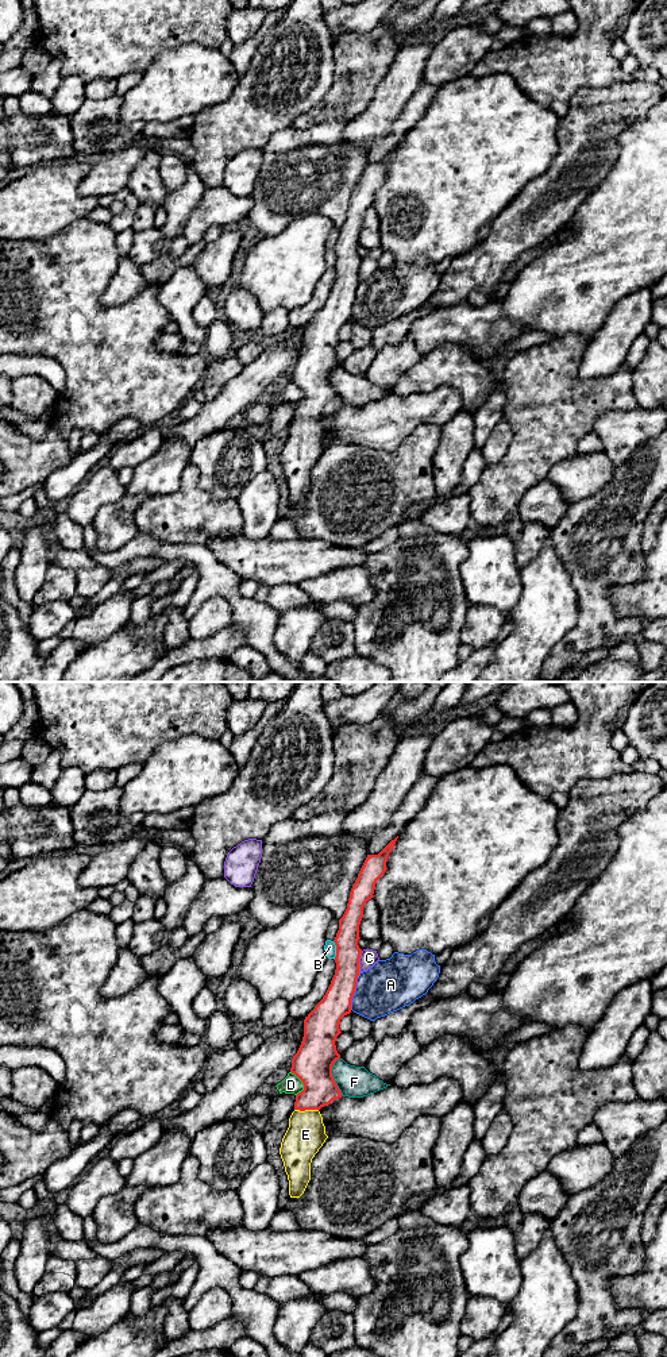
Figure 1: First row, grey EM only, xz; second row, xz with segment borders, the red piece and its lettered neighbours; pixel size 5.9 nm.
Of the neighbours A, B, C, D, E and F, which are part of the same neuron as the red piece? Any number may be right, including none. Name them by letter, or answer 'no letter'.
E

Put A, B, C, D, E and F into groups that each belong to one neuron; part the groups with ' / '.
A / B / C / D / E / F

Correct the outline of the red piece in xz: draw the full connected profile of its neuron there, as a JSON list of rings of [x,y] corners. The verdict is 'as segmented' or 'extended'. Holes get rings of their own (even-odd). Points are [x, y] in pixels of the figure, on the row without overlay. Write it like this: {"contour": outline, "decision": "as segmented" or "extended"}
{"contour": [[[398,144],[378,163],[367,163],[352,193],[334,248],[335,284],[323,308],[305,325],[304,346],[292,367],[290,381],[302,390],[304,398],[296,404],[294,420],[279,456],[290,506],[304,502],[311,489],[312,467],[328,447],[319,419],[342,406],[332,385],[332,374],[340,367],[335,350],[342,342],[340,328],[351,321],[351,308],[359,285],[359,234],[365,212],[373,207],[375,192],[386,180],[388,165],[397,147]]], "decision": "extended"}

